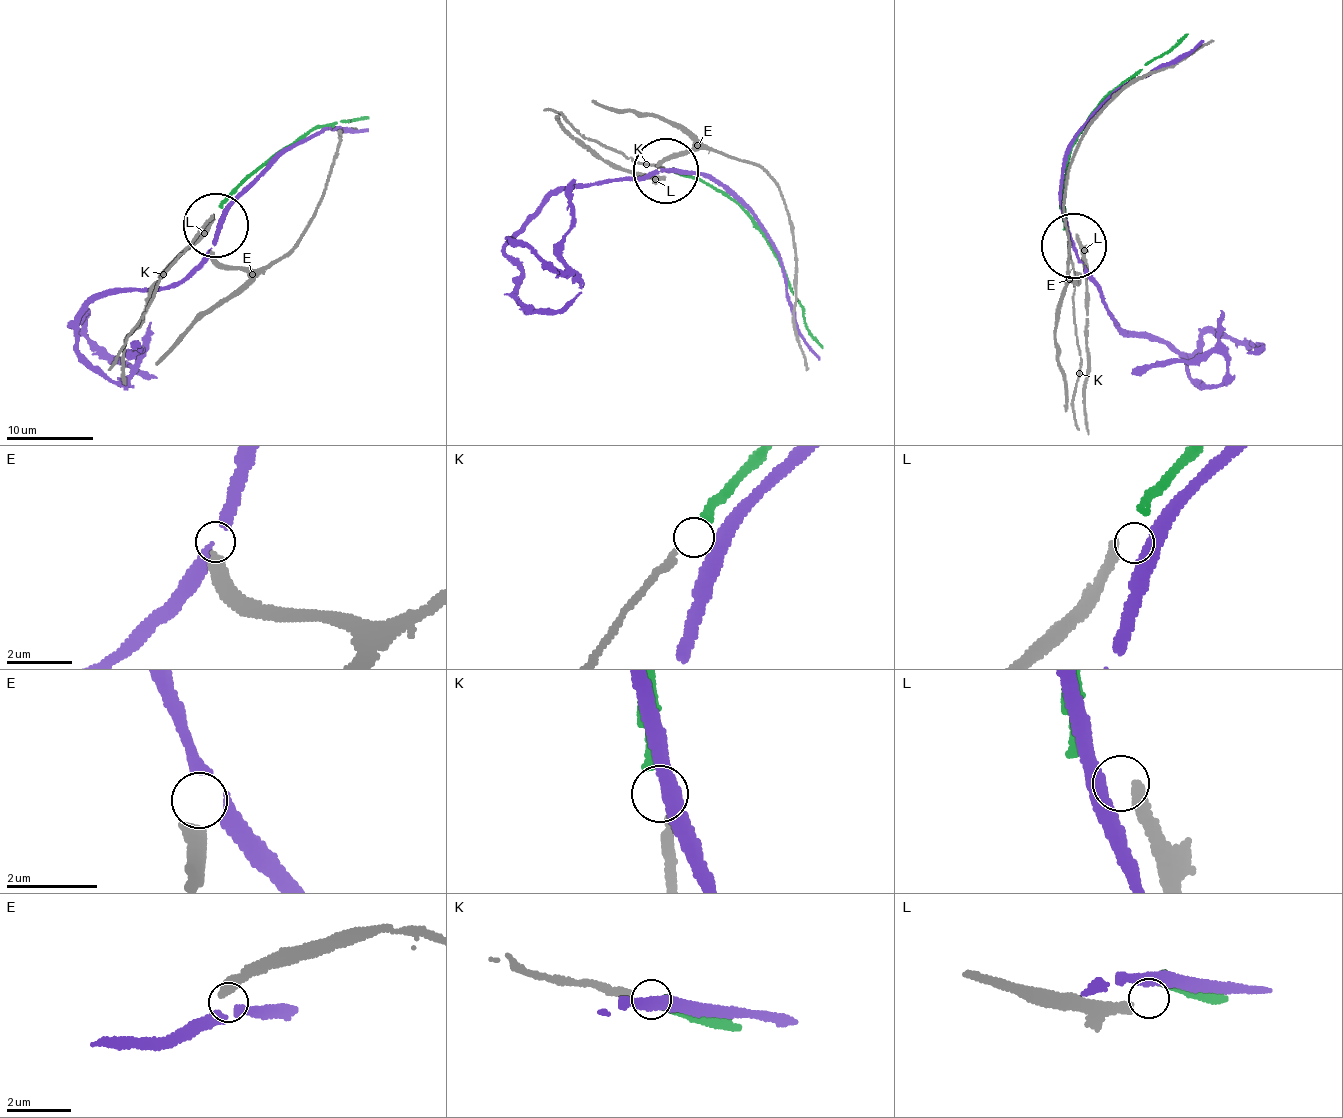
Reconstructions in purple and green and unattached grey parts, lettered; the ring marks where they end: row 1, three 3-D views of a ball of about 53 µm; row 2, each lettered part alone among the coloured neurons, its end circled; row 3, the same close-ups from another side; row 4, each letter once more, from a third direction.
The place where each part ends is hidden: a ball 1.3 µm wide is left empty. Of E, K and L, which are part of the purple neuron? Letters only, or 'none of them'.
none of them

